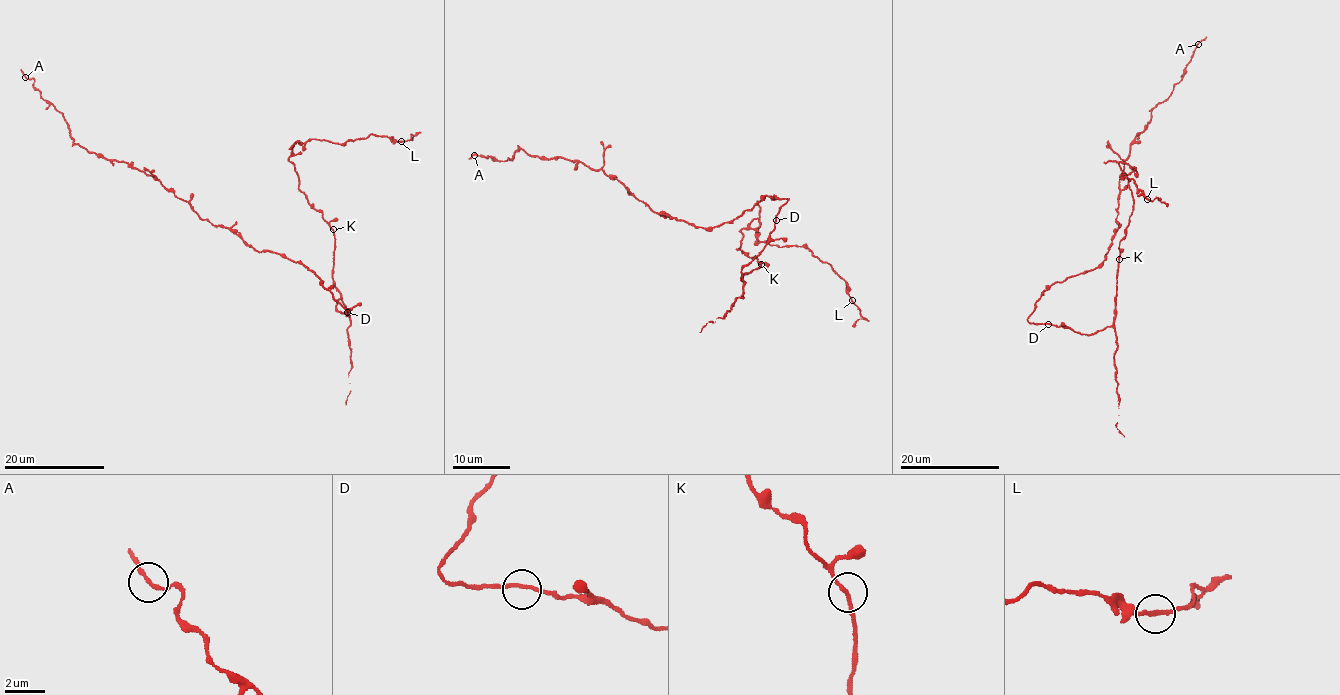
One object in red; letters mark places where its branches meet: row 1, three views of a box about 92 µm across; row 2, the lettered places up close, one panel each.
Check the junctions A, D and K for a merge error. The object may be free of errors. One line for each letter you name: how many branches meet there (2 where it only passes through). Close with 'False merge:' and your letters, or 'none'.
K: 2 branches meet
False merge: K

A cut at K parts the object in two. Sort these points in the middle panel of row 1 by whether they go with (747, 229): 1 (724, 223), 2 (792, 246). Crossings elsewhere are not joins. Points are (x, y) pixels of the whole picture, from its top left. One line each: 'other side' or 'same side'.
1: other side
2: same side

